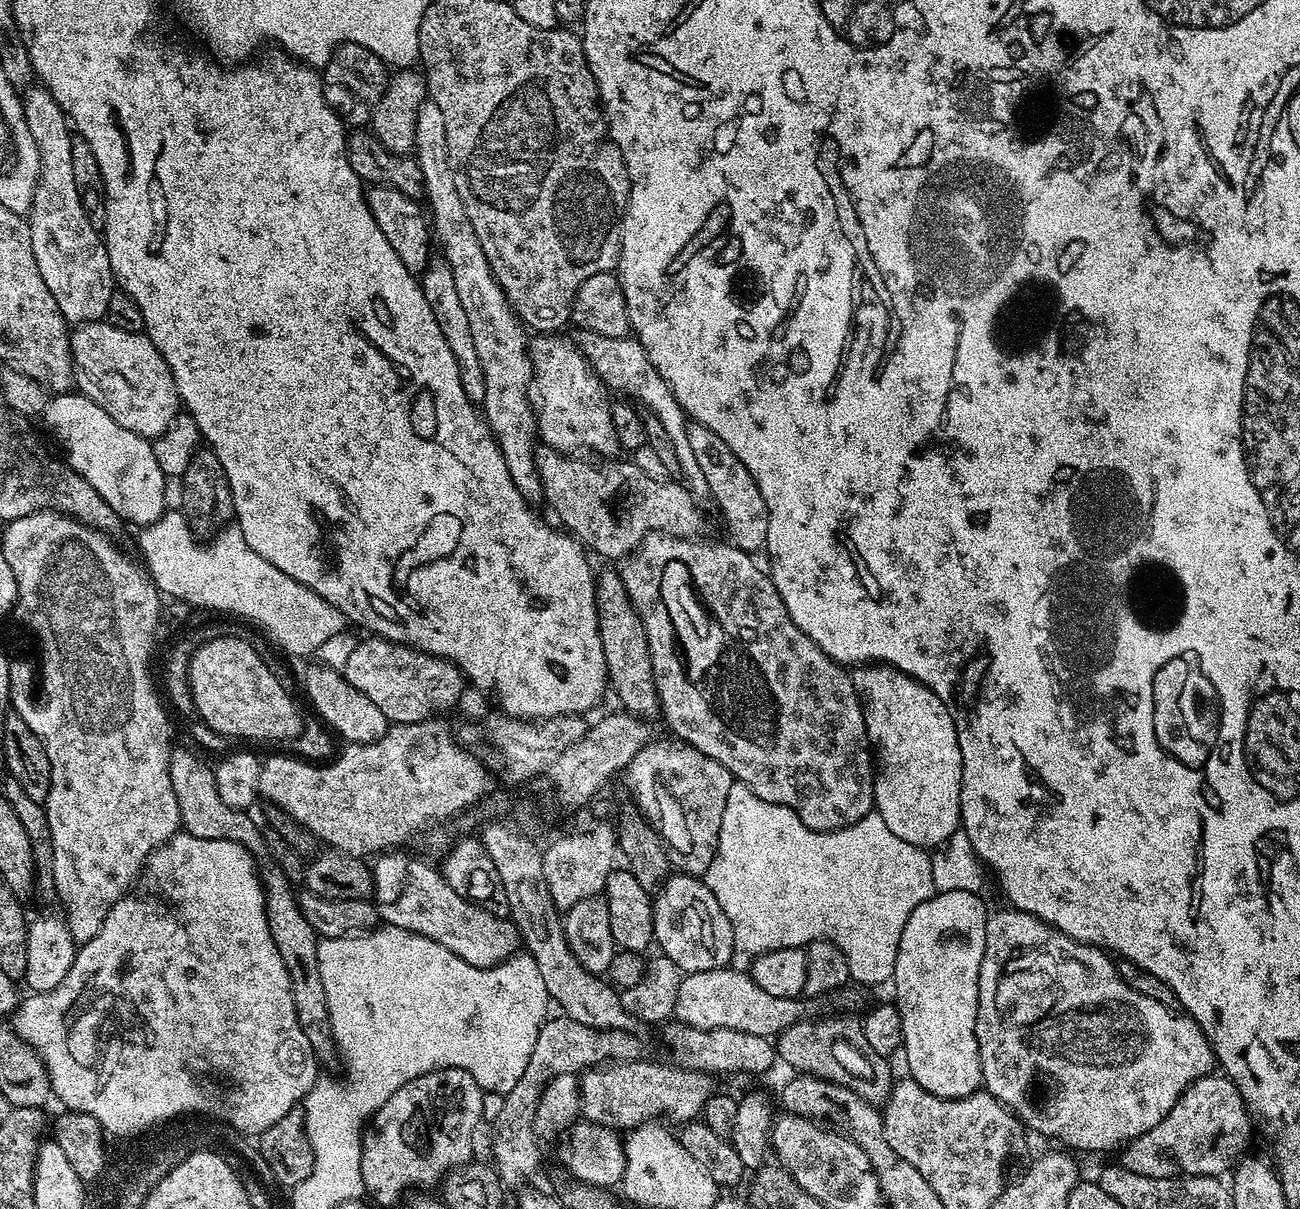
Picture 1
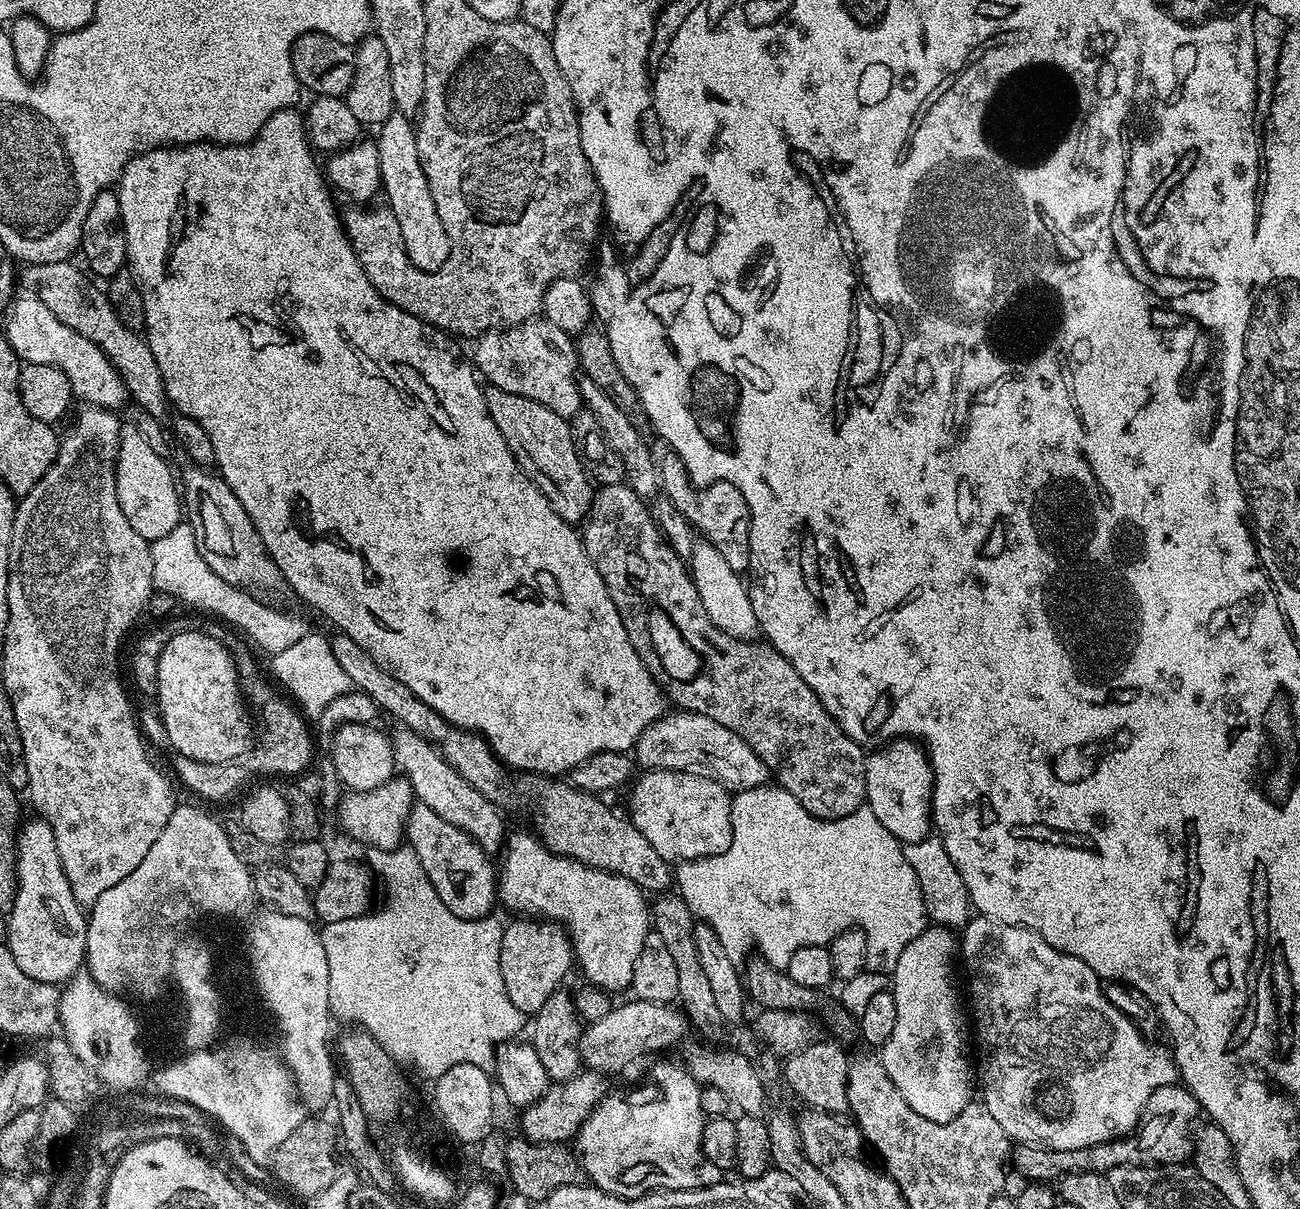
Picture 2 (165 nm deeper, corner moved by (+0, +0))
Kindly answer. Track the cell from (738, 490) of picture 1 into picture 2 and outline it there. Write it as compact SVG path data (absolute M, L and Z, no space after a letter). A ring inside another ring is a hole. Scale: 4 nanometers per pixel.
M679 458L660 460L658 464L658 482L663 492L690 526L696 529L707 542L722 554L726 563L739 574L745 573L749 566L749 508L742 492L732 483L719 480L705 488L697 488L688 476L685 464Z

